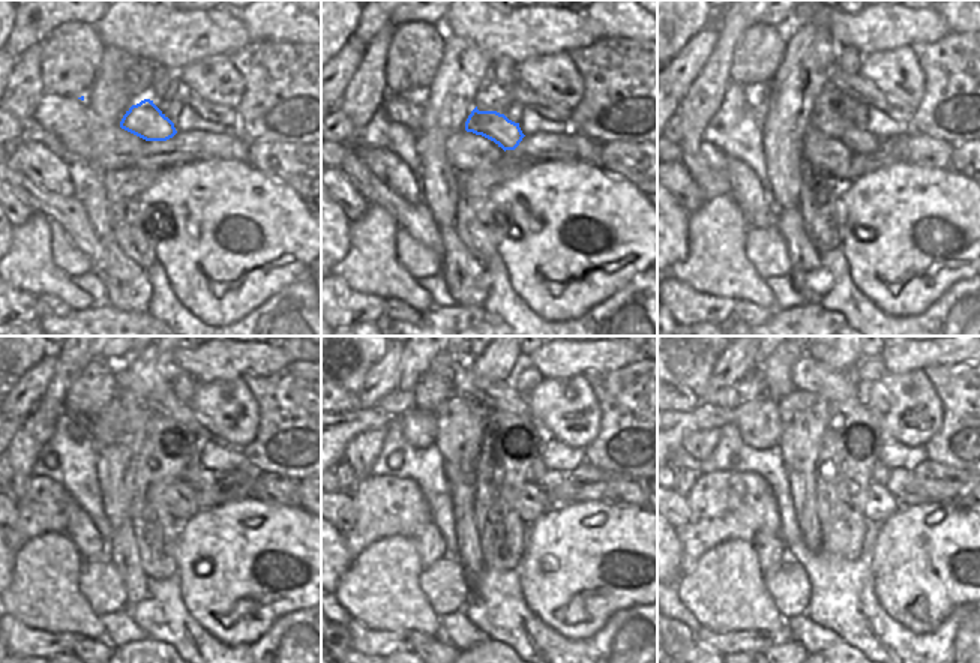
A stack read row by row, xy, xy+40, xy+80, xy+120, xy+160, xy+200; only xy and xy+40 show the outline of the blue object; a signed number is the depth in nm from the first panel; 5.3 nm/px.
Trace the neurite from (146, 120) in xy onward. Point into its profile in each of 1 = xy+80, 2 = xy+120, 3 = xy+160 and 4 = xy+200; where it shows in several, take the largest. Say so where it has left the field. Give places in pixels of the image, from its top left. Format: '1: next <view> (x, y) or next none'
1: next xy+80 (862, 143)
2: next xy+120 (195, 477)
3: next xy+160 (553, 479)
4: next xy+200 (901, 483)

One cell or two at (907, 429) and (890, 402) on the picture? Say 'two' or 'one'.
one

